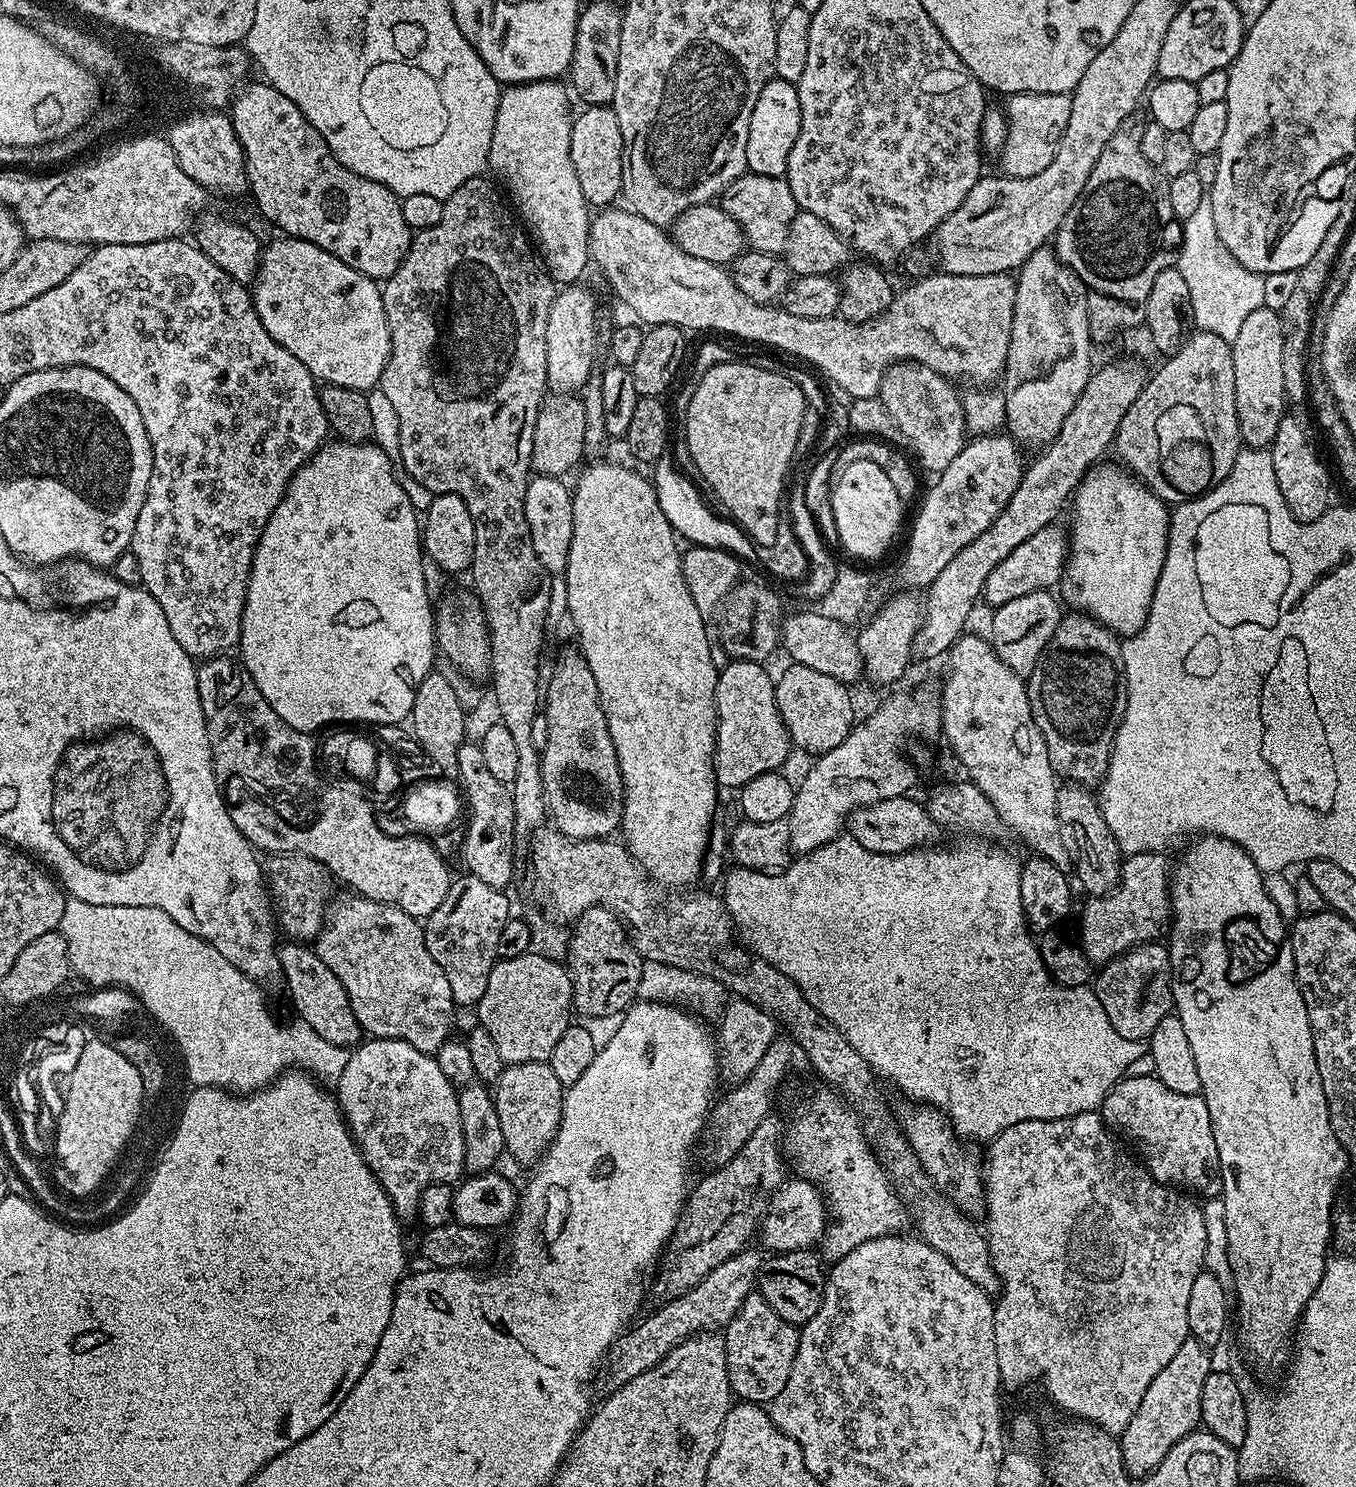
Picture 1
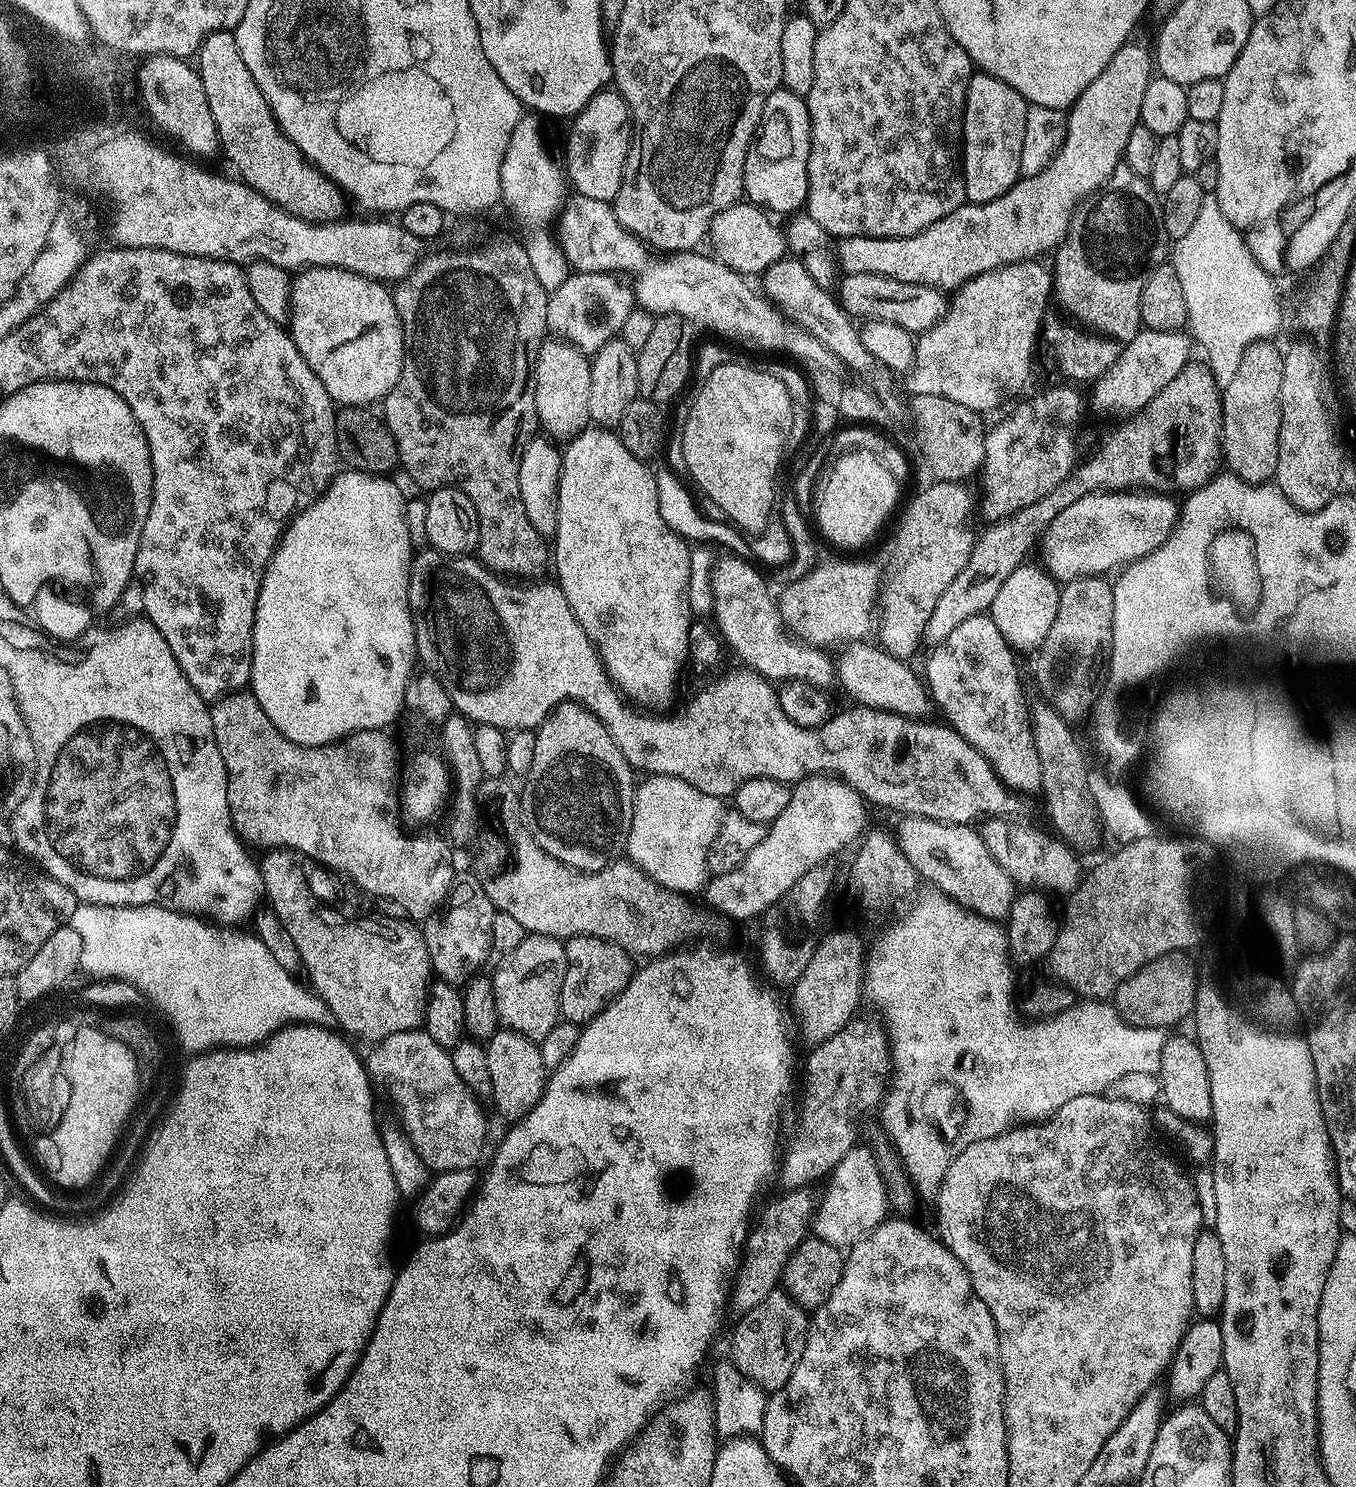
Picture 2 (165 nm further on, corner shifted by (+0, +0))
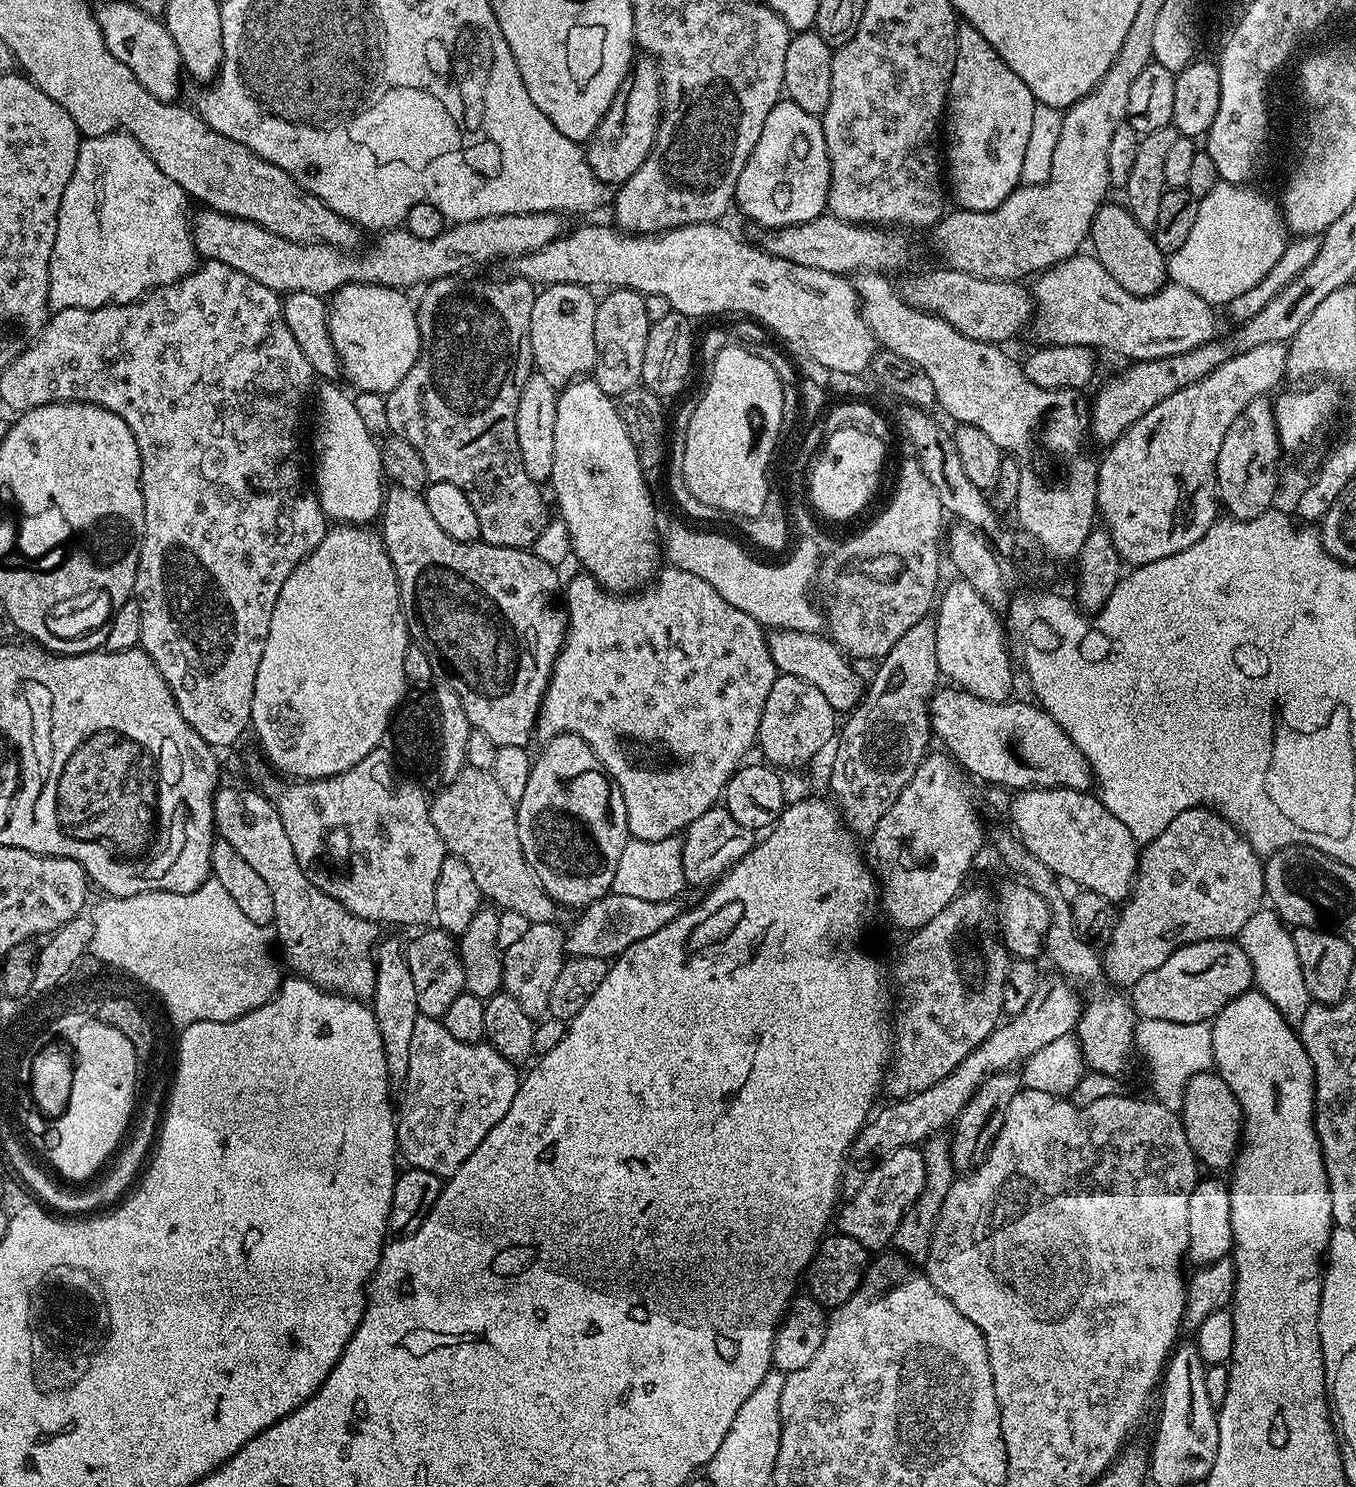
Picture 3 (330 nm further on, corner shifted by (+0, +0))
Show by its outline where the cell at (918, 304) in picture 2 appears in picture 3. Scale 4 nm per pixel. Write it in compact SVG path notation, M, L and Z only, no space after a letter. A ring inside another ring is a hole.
M939 266L933 272L920 272L917 276L908 276L898 284L901 298L920 312L928 312L931 316L945 320L958 330L958 334L966 334L966 338L981 340L987 344L1003 345L1004 340L1012 340L1023 328L1029 327L1034 316L1034 300L1023 287L1023 283L1014 280L983 280L965 272L959 272L947 266Z

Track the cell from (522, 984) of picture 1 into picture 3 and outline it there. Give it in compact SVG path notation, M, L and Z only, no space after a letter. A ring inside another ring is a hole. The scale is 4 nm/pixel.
M559 923L550 924L529 924L526 934L522 934L522 938L518 938L518 942L514 942L514 946L504 949L504 986L503 991L509 992L514 998L514 1002L518 1002L518 1006L522 1006L522 1010L526 1010L526 1014L533 1018L540 1018L547 1013L548 1003L550 1002L550 990L554 990L554 982L558 982L558 974L562 974L562 966L566 959L564 950L565 929L559 928Z

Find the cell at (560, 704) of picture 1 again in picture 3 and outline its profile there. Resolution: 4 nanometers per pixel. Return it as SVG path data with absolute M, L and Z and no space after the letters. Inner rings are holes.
M564 732L541 748L544 749L540 757L537 755L532 761L530 782L526 782L522 798L515 801L518 838L524 851L524 861L535 870L550 898L557 905L583 910L612 891L618 860L630 839L626 814L621 801L614 795L613 781L605 772L598 754L594 754L592 746L582 737Z

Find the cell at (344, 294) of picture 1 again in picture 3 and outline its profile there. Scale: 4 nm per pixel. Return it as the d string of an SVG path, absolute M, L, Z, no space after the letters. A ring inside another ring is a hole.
M347 284L342 286L337 292L332 293L330 303L328 304L328 329L330 330L330 338L334 342L334 350L340 359L340 367L342 369L343 379L348 379L356 388L361 388L364 392L381 392L387 394L394 390L394 386L398 386L398 382L402 382L402 378L406 378L406 374L410 374L410 366L414 366L414 362L420 357L420 327L418 326L418 318L413 301L408 301L403 291L398 288L387 288L381 284Z

